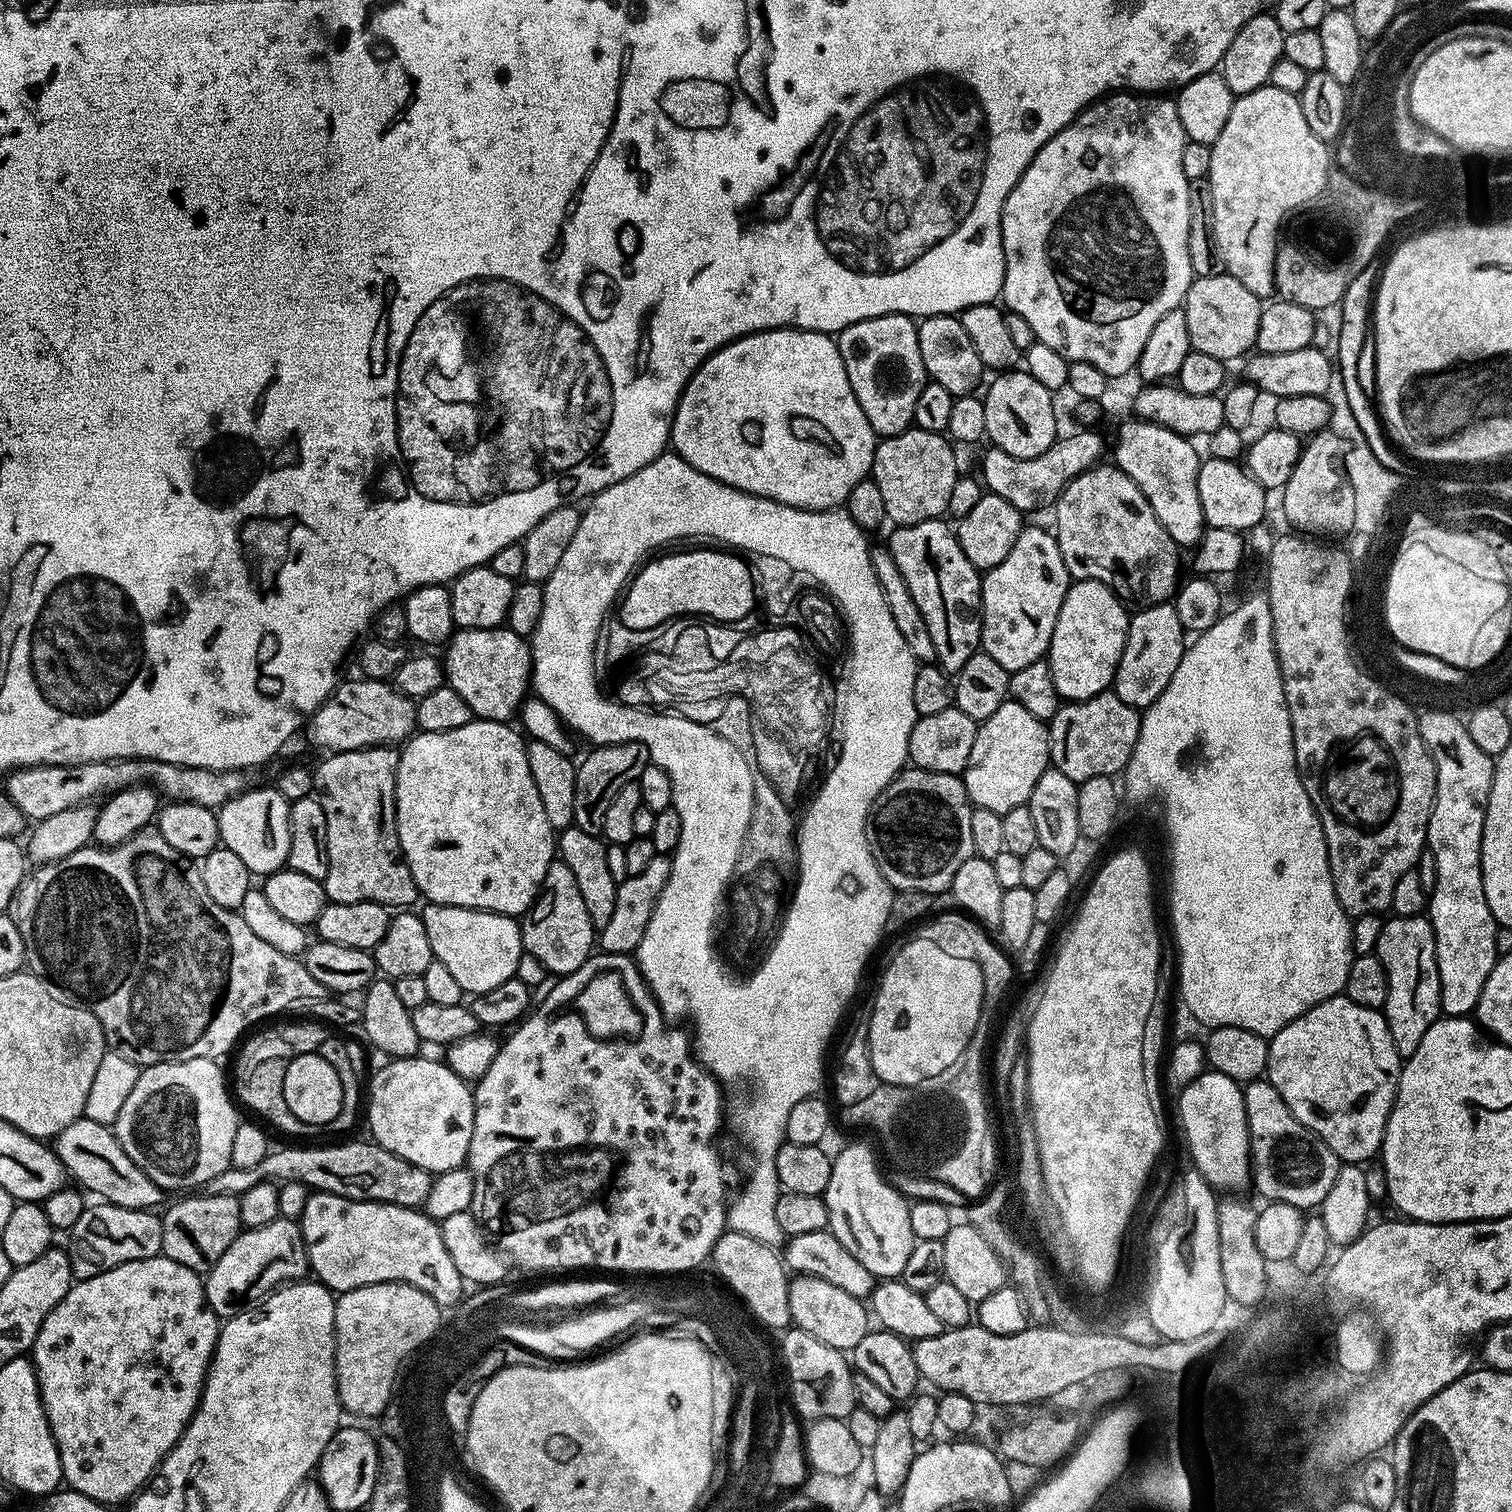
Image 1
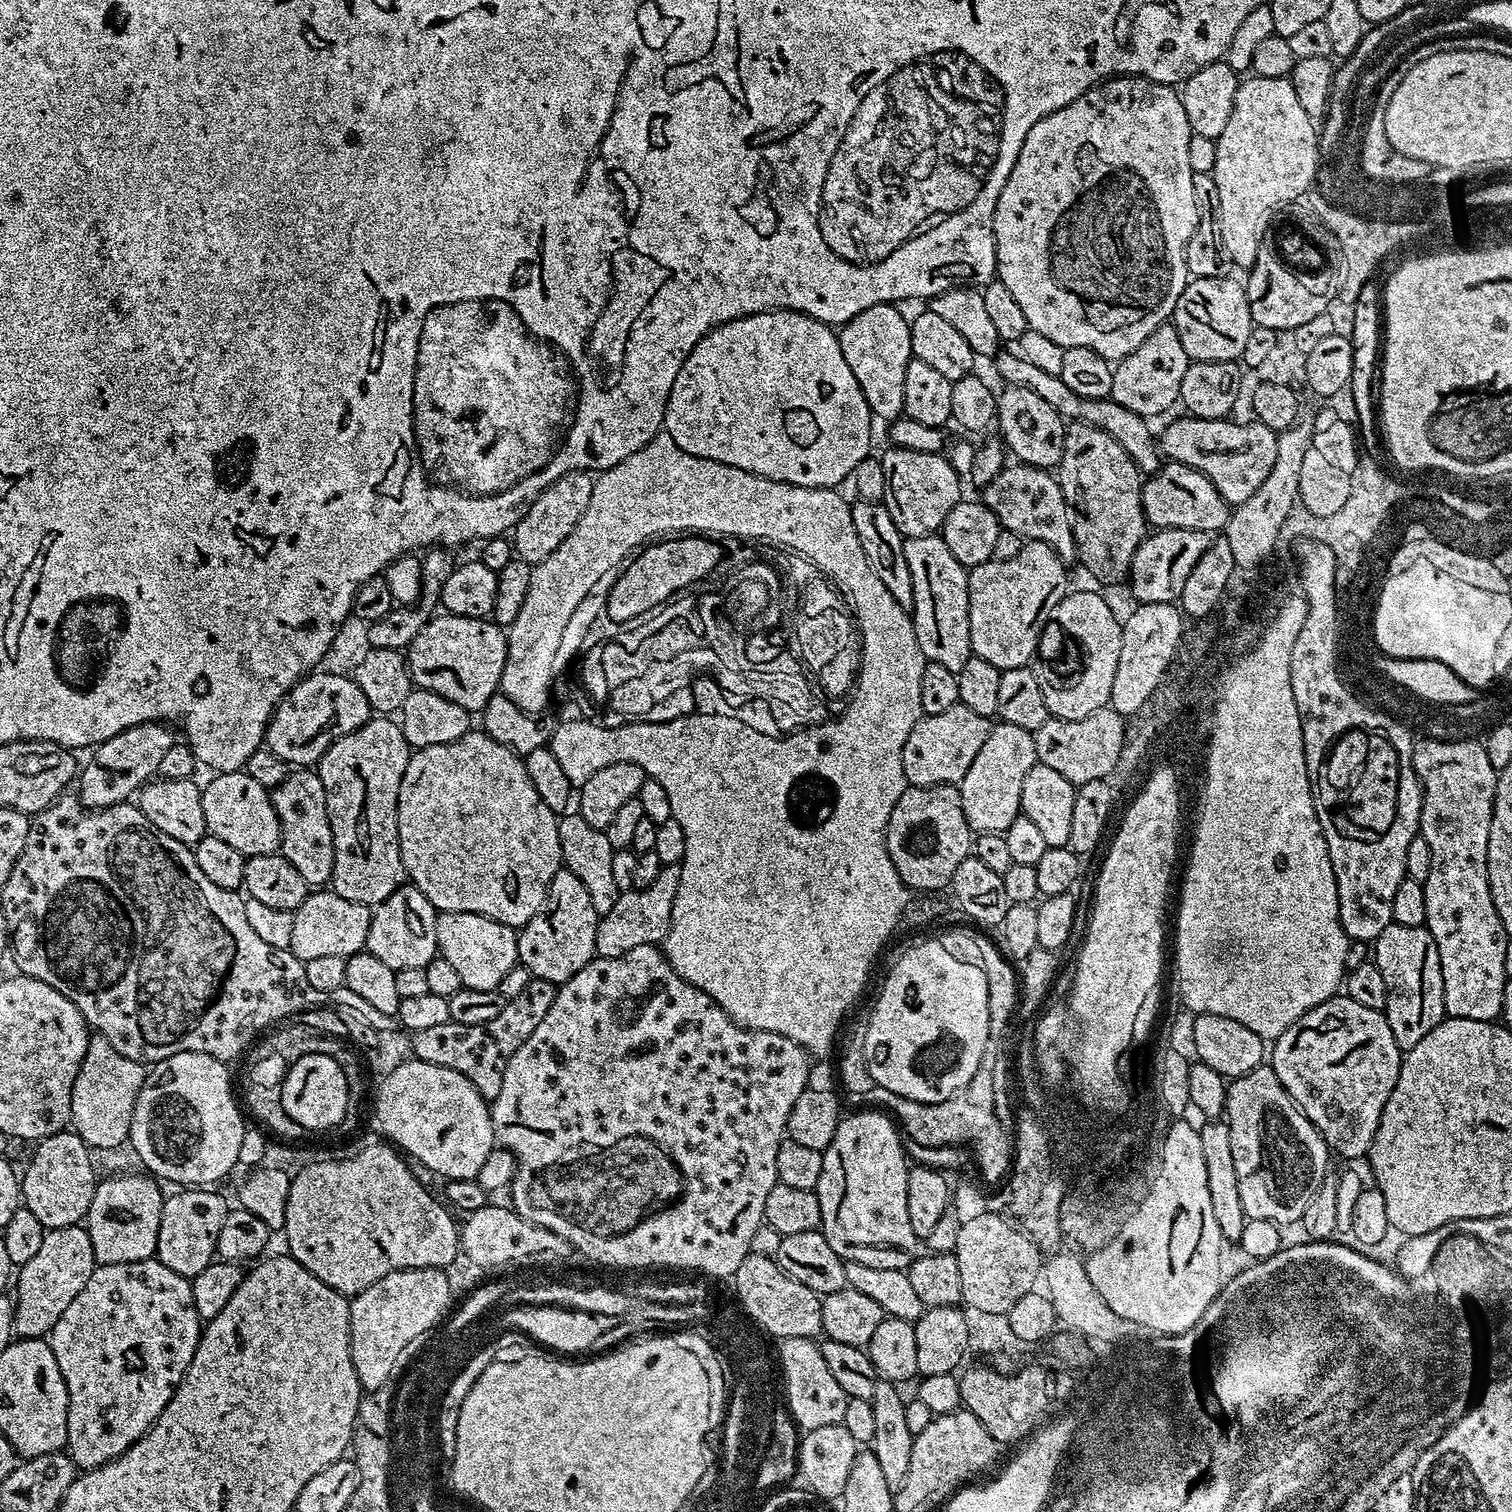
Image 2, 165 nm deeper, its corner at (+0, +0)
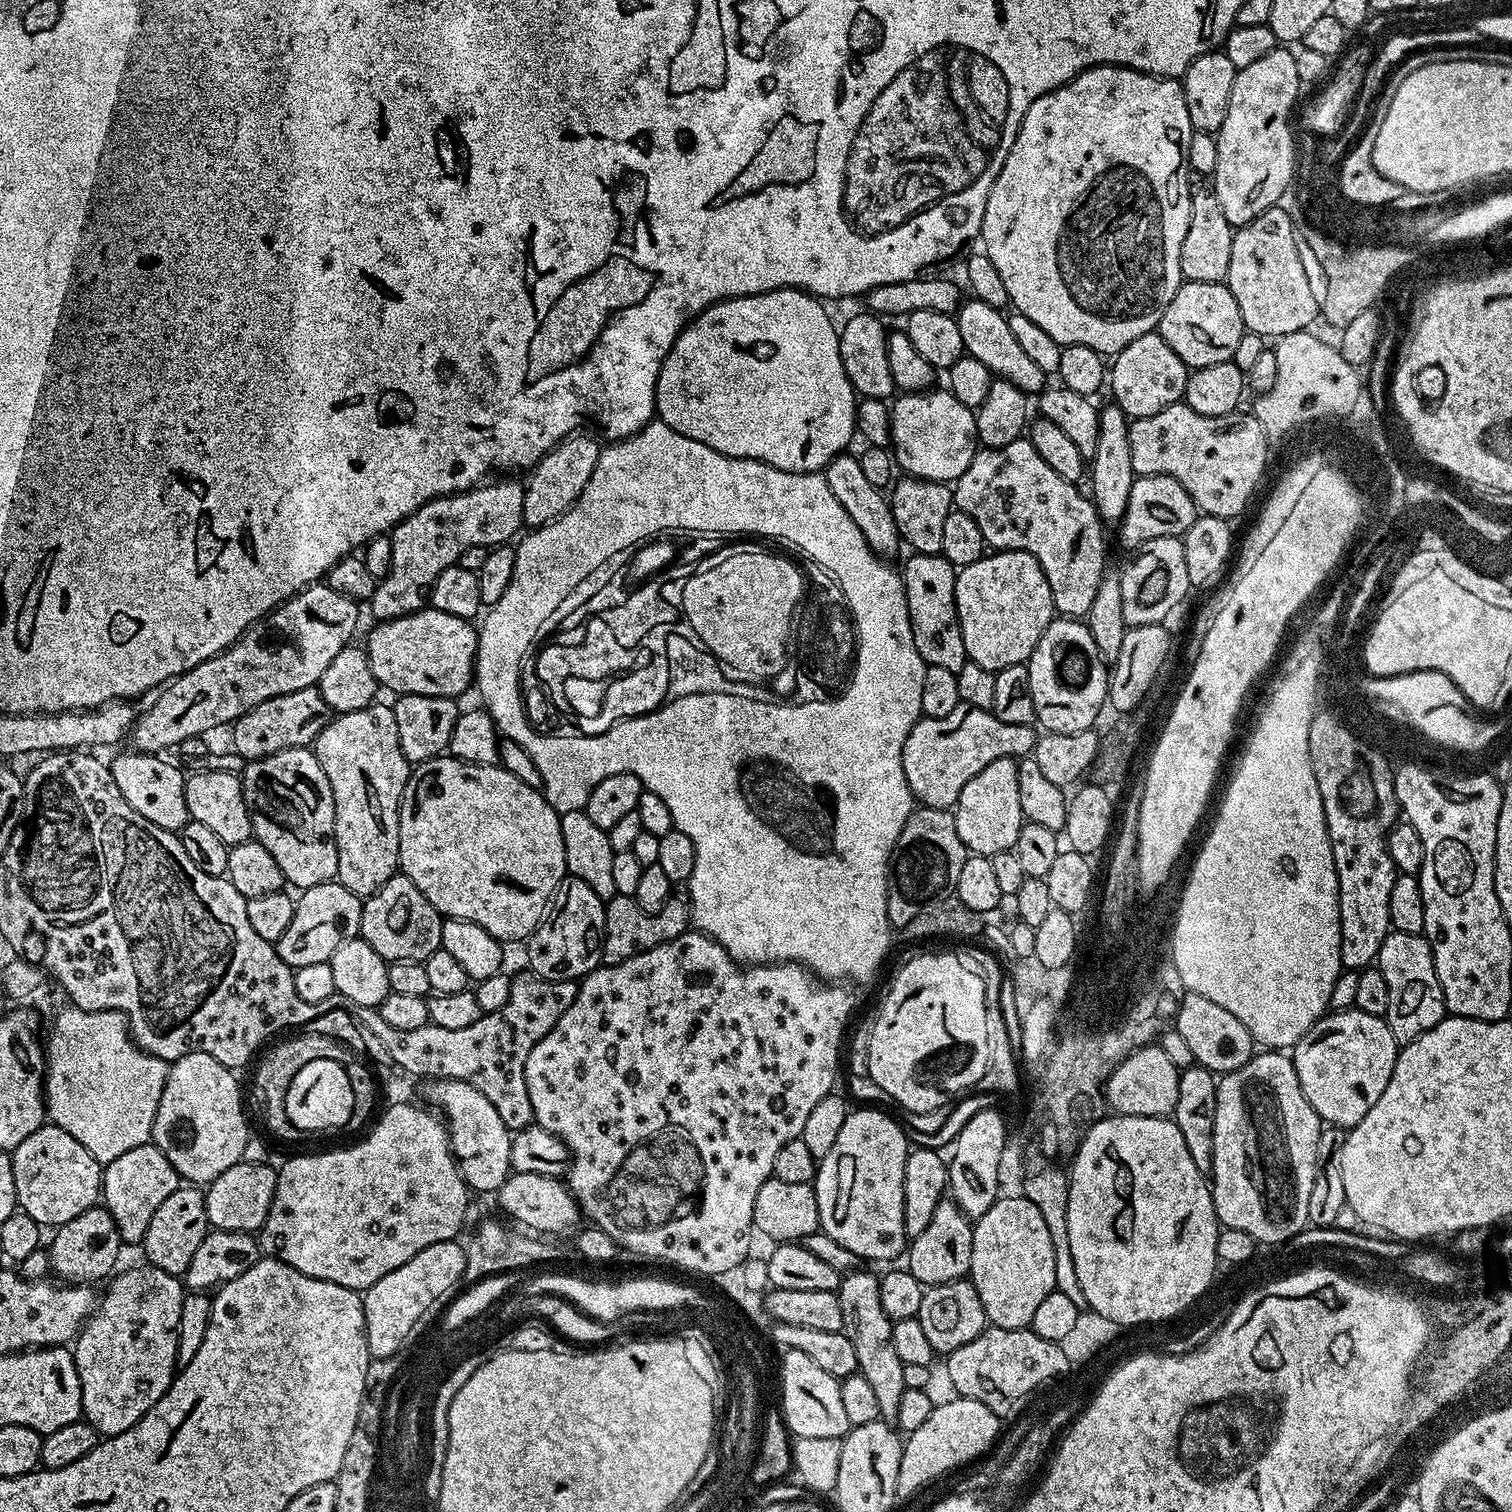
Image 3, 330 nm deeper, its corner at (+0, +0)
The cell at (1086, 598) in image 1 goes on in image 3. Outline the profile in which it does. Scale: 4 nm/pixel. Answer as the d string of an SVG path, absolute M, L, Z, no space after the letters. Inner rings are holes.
M1053 618L1026 663L1036 724L1044 732L1058 734L1089 731L1108 699L1110 672L1101 663L1100 651L1094 646L1094 638L1090 638L1087 623L1080 618ZM1071 668L1076 672L1068 672Z

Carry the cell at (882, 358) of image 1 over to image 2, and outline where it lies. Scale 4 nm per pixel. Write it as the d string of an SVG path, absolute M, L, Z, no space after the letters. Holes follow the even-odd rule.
M879 304L870 306L870 310L862 310L854 318L850 318L839 329L838 335L842 346L842 355L858 378L858 386L862 386L862 394L877 421L891 422L904 416L904 396L906 383L906 366L913 360L910 346L909 317L899 312L896 304Z

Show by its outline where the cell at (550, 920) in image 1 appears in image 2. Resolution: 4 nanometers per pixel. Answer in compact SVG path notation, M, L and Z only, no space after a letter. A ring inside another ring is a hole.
M560 867L548 887L544 904L530 918L530 922L519 929L519 963L530 970L533 977L557 986L565 984L578 970L582 970L596 956L596 926L598 917L590 903L586 886L566 867Z

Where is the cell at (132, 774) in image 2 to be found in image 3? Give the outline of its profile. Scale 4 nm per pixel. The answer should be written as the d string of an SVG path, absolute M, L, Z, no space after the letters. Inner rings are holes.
M327 582L308 585L272 609L261 620L251 624L241 634L239 640L224 649L219 656L211 656L209 660L204 660L190 671L175 677L159 693L161 696L145 712L141 711L137 715L130 733L131 747L137 752L164 754L167 753L167 748L175 749L182 742L186 742L186 738L204 736L215 728L222 727L223 724L231 725L254 706L270 698L278 698L278 694L294 694L294 690L306 690L319 685L322 673L338 655L338 650L347 648L353 643L352 635L355 634L356 623L360 620L360 608L361 605L346 598L346 594L330 590Z

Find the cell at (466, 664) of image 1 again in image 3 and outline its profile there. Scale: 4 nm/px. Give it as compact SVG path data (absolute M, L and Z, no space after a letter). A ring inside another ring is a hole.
M425 606L419 612L385 620L375 625L376 629L368 636L366 651L370 670L374 670L374 678L381 689L389 688L395 694L406 696L447 696L460 698L467 688L474 684L476 670L476 638L478 628L472 620L463 620L454 614L446 614L442 610Z

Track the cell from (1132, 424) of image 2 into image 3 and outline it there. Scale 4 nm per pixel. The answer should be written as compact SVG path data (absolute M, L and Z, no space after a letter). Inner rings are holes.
M968 298L961 303L955 317L958 322L958 331L962 334L965 353L978 358L982 366L992 371L993 377L1014 382L1014 386L1018 386L1029 394L1039 394L1044 391L1046 374L1038 370L1037 364L1022 351L1022 346L1018 346L1014 334L1010 334L1008 316L1001 309L986 306L986 302L981 300Z

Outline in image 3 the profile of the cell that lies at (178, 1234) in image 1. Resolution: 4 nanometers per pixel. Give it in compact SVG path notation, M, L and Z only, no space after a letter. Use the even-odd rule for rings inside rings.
M182 1186L154 1210L154 1218L150 1218L150 1226L146 1226L142 1241L144 1256L148 1259L145 1261L153 1268L166 1270L166 1274L183 1277L198 1246L202 1246L202 1238L206 1238L209 1231L204 1192L196 1186Z

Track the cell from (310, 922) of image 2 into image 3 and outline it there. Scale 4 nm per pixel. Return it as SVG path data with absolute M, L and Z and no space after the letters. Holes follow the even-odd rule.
M329 882L303 889L295 897L296 909L286 934L275 941L276 952L292 969L314 966L314 962L328 963L328 960L342 946L342 942L355 940L360 936L360 919L364 905L361 897L354 895L346 886Z

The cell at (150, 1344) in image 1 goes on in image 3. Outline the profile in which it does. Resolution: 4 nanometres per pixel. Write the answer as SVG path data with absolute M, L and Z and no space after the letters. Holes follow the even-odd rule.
M143 1266L144 1268L128 1268L117 1271L115 1275L107 1281L108 1289L105 1290L104 1296L99 1297L96 1309L91 1316L84 1321L79 1334L74 1341L74 1347L71 1349L72 1357L76 1363L78 1370L78 1382L82 1390L82 1402L80 1407L82 1409L83 1419L87 1420L89 1424L94 1425L101 1437L107 1438L110 1436L117 1436L126 1430L130 1430L130 1426L134 1426L143 1416L154 1407L158 1402L158 1398L162 1398L168 1393L168 1388L178 1371L176 1363L176 1351L178 1350L178 1318L182 1318L182 1302L186 1295L185 1285L182 1283L181 1277L171 1276L166 1274L166 1270L158 1270L151 1266Z

